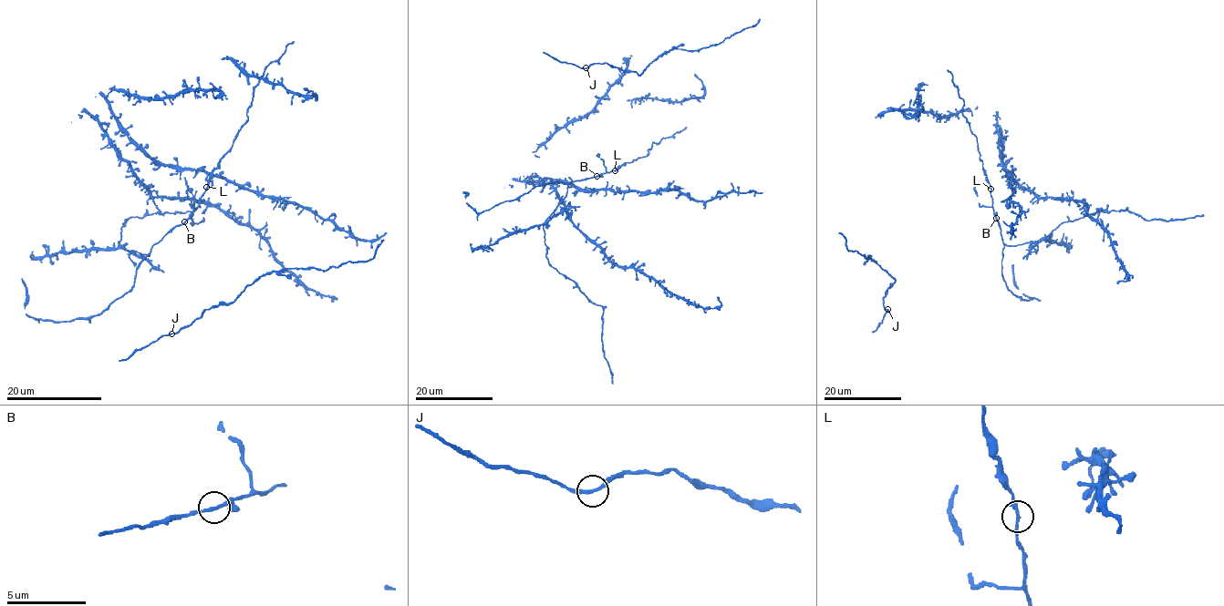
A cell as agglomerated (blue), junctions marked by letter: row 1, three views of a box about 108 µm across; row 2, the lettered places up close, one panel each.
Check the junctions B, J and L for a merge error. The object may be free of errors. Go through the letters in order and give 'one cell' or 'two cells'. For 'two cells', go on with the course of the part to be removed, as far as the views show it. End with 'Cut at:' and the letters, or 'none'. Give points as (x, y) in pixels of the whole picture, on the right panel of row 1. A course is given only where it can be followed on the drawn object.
B: one cell
J: one cell
L: one cell
Cut at: none

